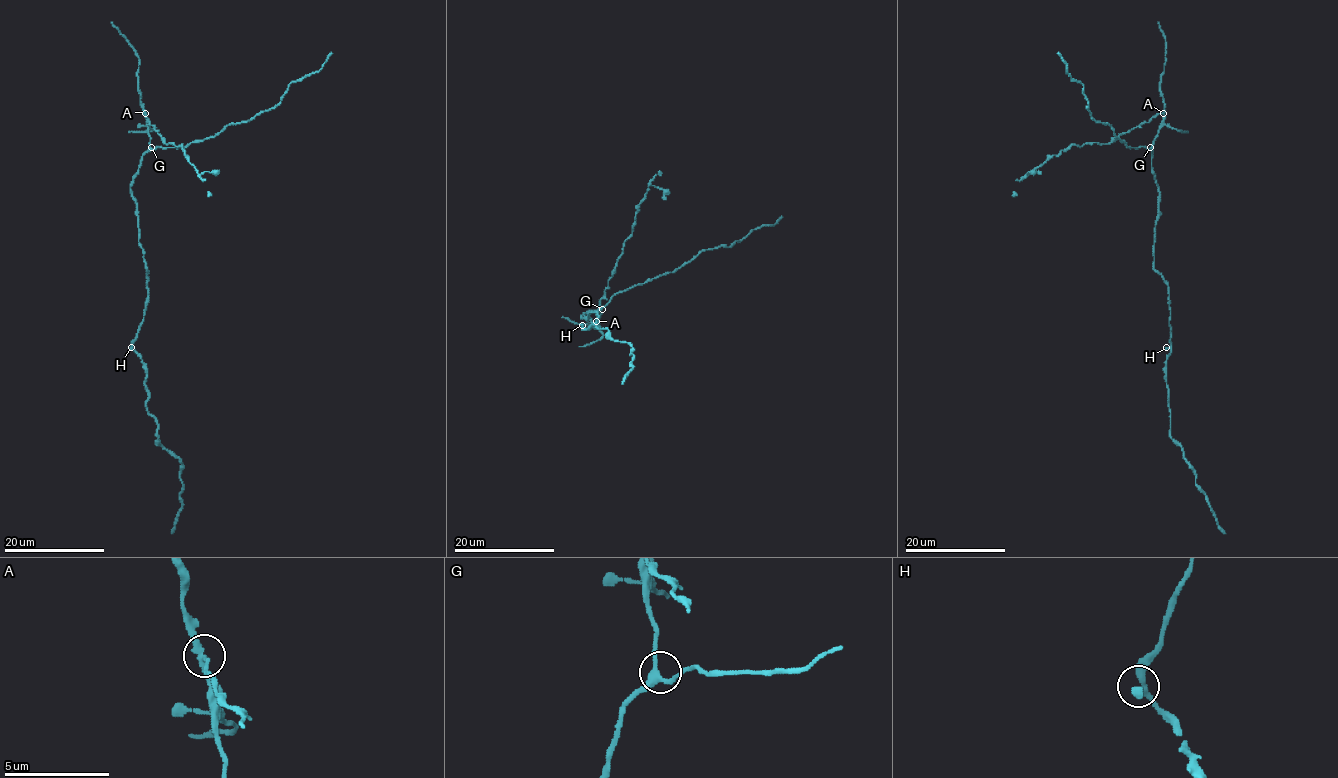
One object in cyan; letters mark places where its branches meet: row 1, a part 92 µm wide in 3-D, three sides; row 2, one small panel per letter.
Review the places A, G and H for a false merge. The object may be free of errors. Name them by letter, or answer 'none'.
A

